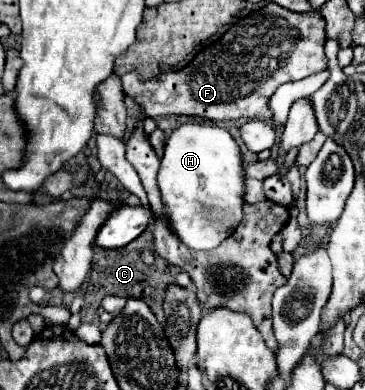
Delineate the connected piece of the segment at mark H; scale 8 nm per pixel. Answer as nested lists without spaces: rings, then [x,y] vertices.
[[[182,124],[178,126],[164,146],[164,156],[160,160],[158,170],[158,188],[162,194],[164,216],[168,228],[178,236],[192,250],[212,250],[226,240],[242,222],[242,208],[246,204],[246,184],[244,184],[244,166],[242,166],[242,152],[236,140],[230,136],[228,130],[218,126],[204,126],[204,124]]]

